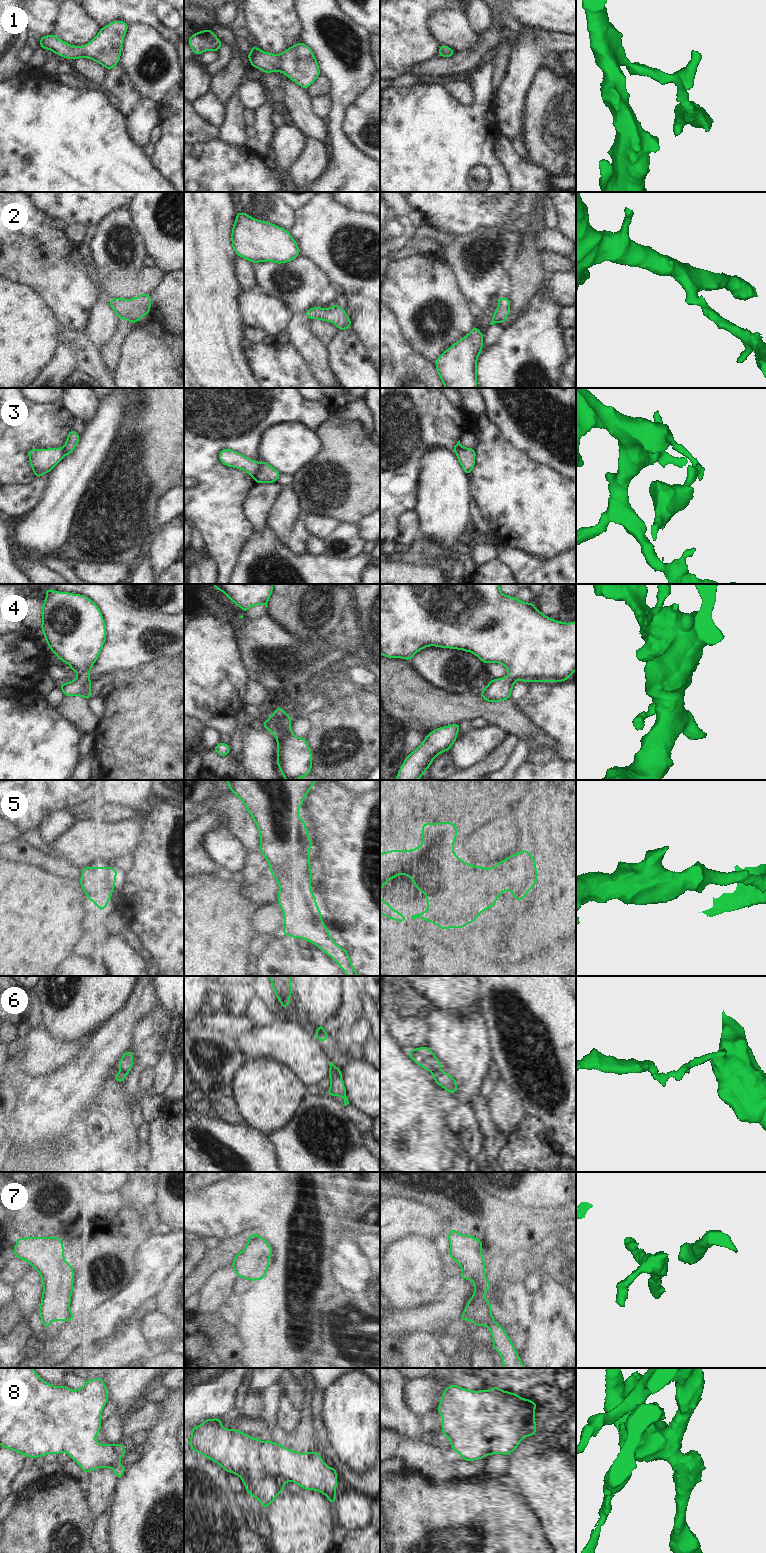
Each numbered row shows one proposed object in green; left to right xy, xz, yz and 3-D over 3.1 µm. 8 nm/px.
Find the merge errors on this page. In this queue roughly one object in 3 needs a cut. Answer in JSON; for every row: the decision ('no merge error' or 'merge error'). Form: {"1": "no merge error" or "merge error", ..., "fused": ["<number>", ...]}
{"1": "no merge error", "2": "no merge error", "3": "merge error", "4": "no merge error", "5": "no merge error", "6": "merge error", "7": "no merge error", "8": "no merge error", "fused": ["3", "6"]}

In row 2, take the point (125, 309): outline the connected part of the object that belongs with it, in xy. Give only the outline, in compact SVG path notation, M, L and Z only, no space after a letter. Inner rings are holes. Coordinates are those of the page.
M140 294L130 300L123 298L113 298L109 300L111 308L116 312L119 320L127 319L131 323L136 323L142 316L150 313L150 294Z

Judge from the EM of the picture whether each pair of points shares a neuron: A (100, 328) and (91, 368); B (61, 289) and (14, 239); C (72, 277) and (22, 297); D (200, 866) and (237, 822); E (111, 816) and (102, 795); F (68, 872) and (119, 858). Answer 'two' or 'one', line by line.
A: two
B: one
C: two
D: two
E: two
F: two

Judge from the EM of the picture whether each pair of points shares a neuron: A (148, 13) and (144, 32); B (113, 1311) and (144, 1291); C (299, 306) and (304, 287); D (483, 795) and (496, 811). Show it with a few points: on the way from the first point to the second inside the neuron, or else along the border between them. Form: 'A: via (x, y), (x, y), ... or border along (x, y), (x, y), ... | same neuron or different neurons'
A: border along (129, 24), (149, 25), (165, 39) | different neurons
B: via (121, 1306), (136, 1295) | same neuron
C: via (299, 301), (299, 292) | same neuron
D: border along (498, 801), (479, 803), (468, 813) | different neurons

